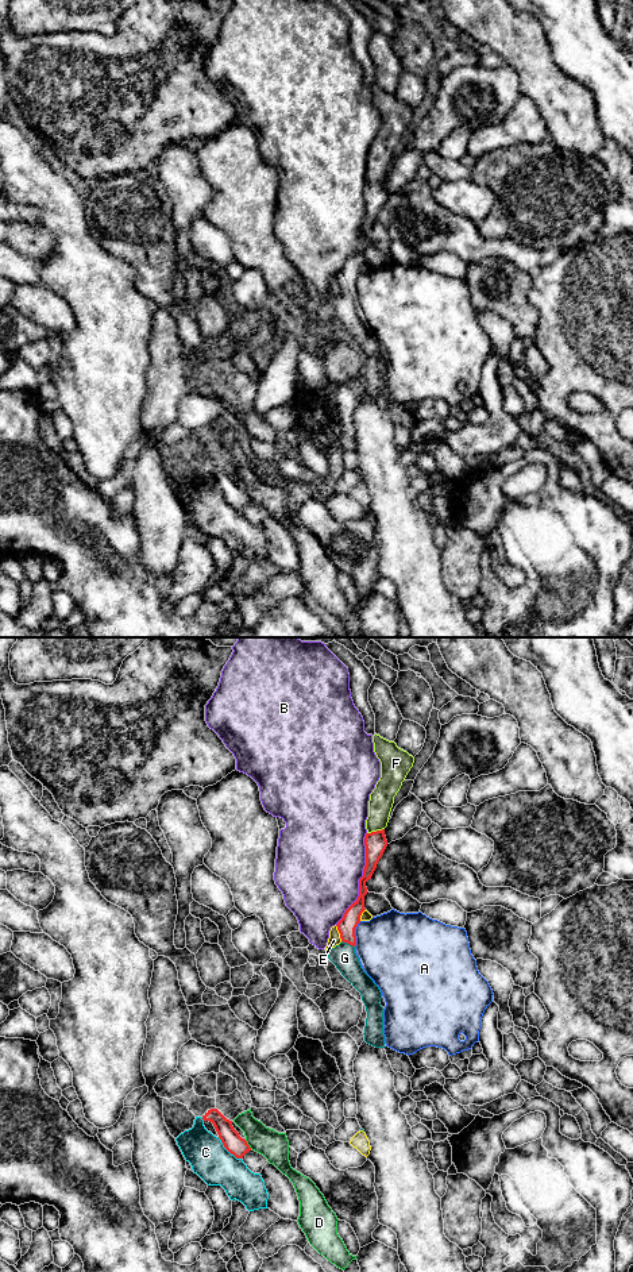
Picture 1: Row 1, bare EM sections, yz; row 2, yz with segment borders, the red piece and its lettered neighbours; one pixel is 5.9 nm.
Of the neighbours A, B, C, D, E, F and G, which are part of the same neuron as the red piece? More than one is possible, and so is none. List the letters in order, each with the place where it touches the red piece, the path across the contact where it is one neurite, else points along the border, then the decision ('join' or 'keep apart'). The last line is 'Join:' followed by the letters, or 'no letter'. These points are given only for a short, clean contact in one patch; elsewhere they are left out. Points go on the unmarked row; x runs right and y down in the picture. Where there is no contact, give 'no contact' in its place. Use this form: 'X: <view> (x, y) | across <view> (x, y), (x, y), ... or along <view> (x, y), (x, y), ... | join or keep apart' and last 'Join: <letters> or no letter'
A: yz (354, 285) | along yz (361, 273), (355, 281), (354, 297) | keep apart
B: yz (359, 231) | keep apart
C: yz (228, 502) | keep apart
D: yz (247, 496) | keep apart
E: yz (339, 284) | along yz (335, 277), (342, 292) | keep apart
F: yz (375, 184) | keep apart
G: yz (348, 295) | across yz (347, 277), (348, 295), (343, 308) | join
Join: G

